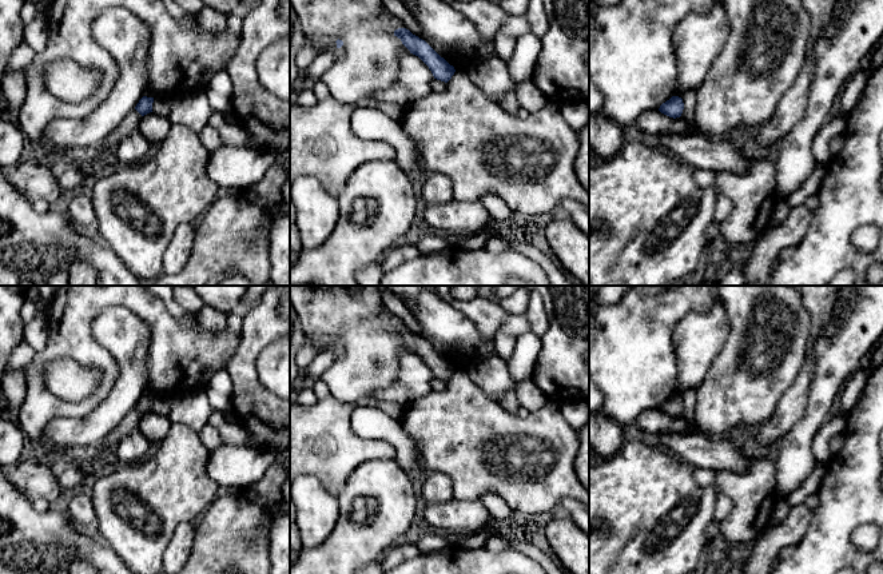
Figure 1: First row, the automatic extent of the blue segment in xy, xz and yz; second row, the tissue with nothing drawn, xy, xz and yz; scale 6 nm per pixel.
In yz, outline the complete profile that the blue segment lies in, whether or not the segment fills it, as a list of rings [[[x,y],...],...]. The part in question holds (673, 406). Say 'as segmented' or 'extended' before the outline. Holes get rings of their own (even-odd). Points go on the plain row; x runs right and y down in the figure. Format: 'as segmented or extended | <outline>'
as segmented | [[[672,395],[669,399],[663,402],[659,410],[669,416],[680,416],[684,408],[683,398],[679,395]]]

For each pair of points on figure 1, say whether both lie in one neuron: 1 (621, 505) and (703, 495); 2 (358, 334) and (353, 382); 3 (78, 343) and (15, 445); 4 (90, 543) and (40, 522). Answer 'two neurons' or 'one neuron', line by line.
1: one neuron
2: one neuron
3: two neurons
4: one neuron

